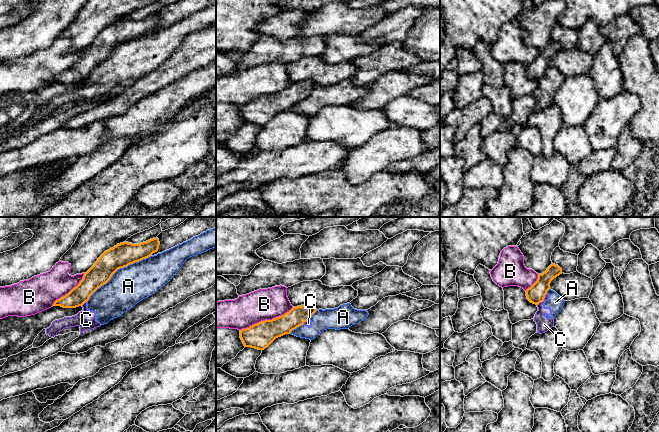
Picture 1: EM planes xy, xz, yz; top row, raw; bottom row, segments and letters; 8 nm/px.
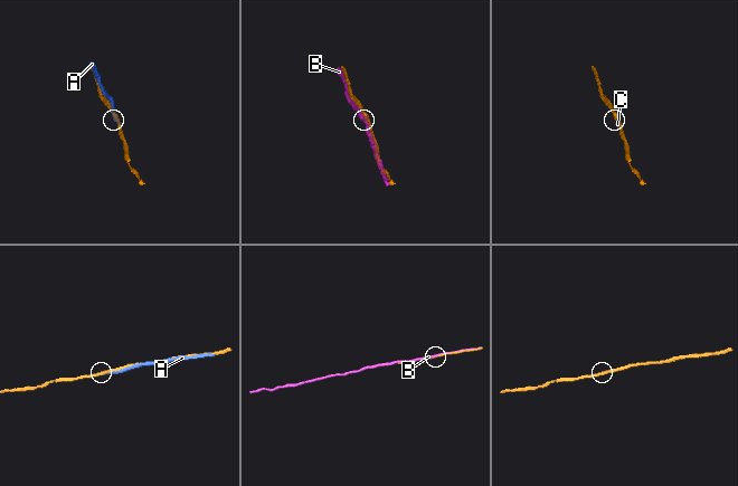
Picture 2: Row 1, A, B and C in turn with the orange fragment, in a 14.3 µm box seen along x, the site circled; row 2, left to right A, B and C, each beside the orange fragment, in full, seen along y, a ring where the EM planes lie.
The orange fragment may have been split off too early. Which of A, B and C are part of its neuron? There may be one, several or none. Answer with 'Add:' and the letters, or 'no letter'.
Add: no letter

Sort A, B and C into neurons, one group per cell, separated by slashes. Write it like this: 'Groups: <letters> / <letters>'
Groups: A C / B

